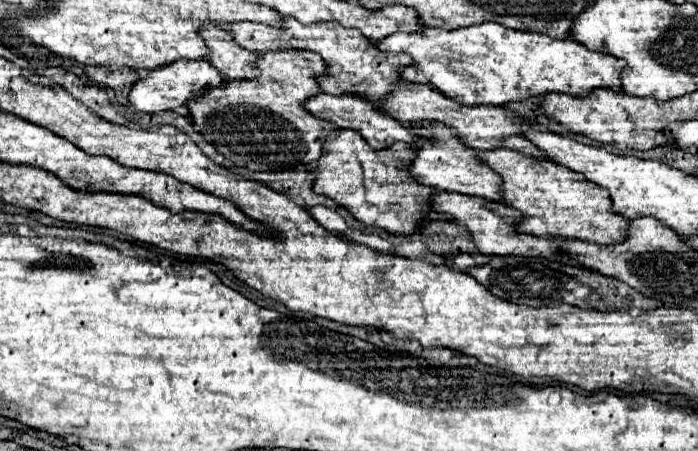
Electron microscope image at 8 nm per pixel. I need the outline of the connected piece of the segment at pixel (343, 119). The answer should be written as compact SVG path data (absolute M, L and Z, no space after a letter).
M320 94L314 100L308 100L304 106L310 114L332 122L336 128L352 128L352 130L360 132L360 136L364 136L364 140L368 140L368 144L372 144L372 148L376 148L376 150L388 148L388 144L394 144L398 140L410 142L410 144L416 142L416 134L412 134L406 126L402 126L396 120L388 120L388 116L380 116L380 112L376 112L376 108L372 108L372 104L368 104L366 100L360 100L360 98L354 98L354 96Z

